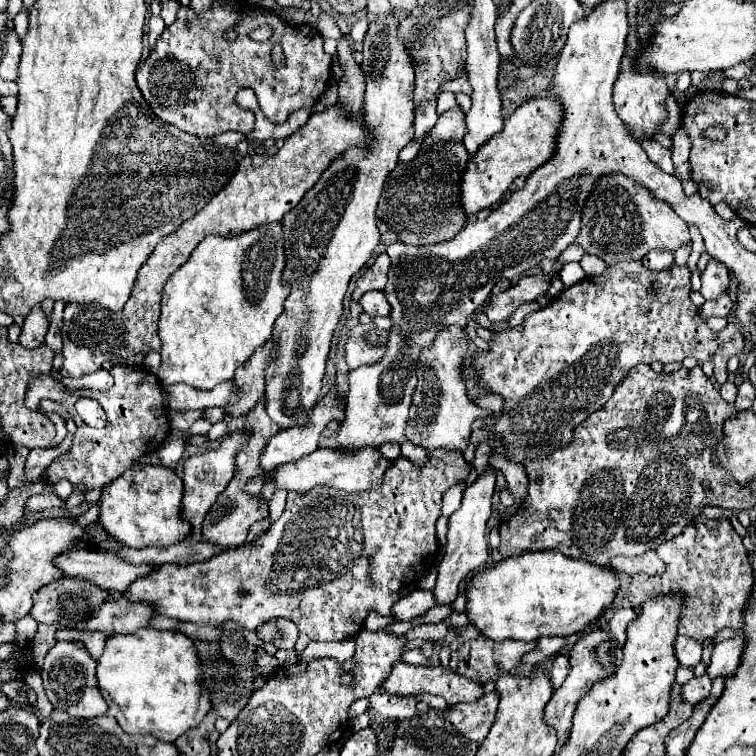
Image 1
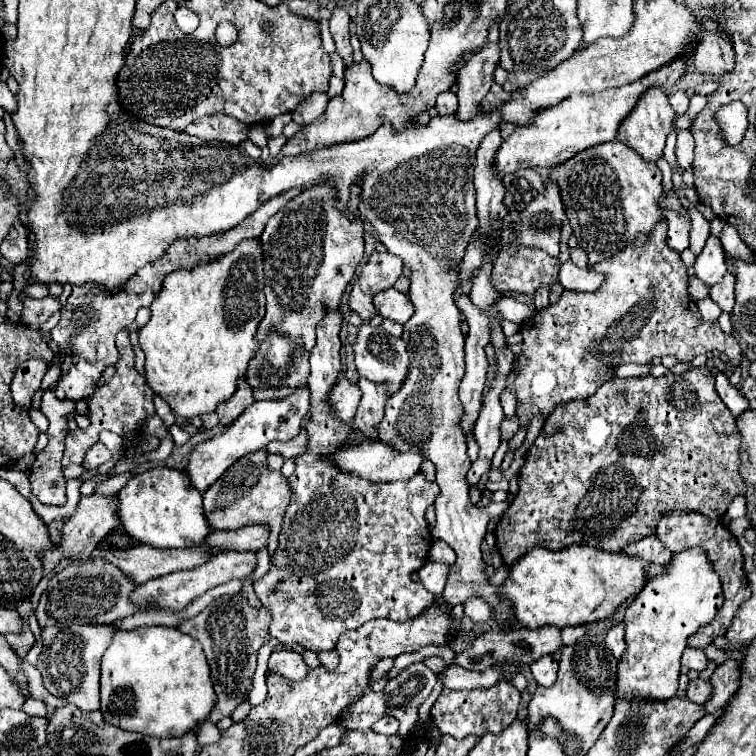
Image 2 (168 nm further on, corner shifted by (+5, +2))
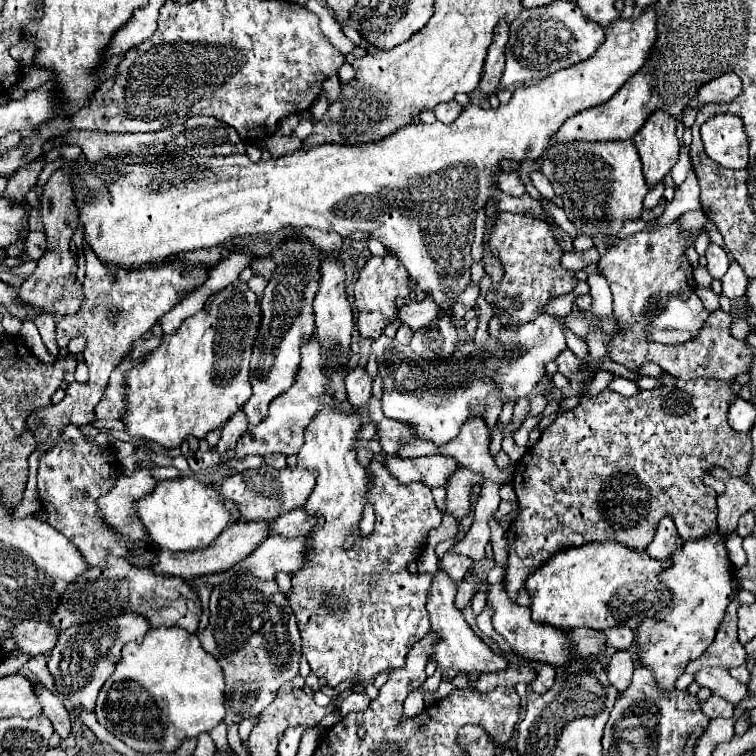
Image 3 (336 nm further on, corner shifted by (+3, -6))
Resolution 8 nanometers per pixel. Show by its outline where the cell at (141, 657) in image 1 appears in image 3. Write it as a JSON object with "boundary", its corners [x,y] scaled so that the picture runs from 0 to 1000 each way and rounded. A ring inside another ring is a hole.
{"boundary":[[[208,829],[194,835],[187,851],[168,851],[160,864],[163,864],[160,874],[155,877],[149,893],[131,914],[126,946],[128,954],[165,985],[187,996],[205,993],[229,996],[239,988],[245,978],[279,967],[295,954],[298,948],[295,885],[290,882],[287,872],[266,856],[266,848],[258,837],[242,835],[237,829]]]}

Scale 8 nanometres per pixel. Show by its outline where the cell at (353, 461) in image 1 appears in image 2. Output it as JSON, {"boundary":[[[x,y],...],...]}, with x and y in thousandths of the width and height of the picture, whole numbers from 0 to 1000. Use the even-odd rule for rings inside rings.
{"boundary":[[[480,583],[472,589],[456,589],[451,594],[446,594],[440,602],[433,604],[440,615],[446,615],[446,620],[462,626],[462,628],[472,628],[475,634],[491,636],[491,639],[512,639],[512,636],[538,636],[544,634],[549,626],[554,626],[554,615],[562,607],[554,599],[530,599],[509,586],[501,583]]]}

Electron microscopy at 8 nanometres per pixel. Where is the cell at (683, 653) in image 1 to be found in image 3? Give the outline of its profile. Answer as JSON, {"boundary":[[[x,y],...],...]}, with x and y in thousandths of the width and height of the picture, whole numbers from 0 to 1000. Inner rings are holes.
{"boundary":[[[930,882],[922,893],[919,901],[927,909],[940,911],[940,917],[962,925],[970,933],[978,933],[988,922],[988,906],[978,903],[964,893],[964,888],[956,888],[954,882]]]}

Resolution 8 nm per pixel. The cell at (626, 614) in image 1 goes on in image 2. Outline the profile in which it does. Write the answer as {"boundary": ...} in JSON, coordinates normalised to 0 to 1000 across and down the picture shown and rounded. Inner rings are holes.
{"boundary":[[[811,824],[808,832],[806,832],[806,837],[803,837],[803,843],[800,843],[803,856],[811,861],[811,866],[813,866],[816,872],[821,872],[821,866],[824,866],[824,861],[827,861],[824,835],[827,835],[827,832],[824,832],[824,824]]]}

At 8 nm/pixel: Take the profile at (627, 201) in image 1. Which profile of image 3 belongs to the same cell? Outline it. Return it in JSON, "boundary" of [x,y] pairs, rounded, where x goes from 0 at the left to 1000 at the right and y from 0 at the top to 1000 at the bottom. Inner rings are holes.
{"boundary":[[[835,184],[819,189],[737,189],[716,208],[716,229],[729,239],[734,258],[745,263],[750,287],[769,311],[782,311],[792,335],[800,335],[827,292],[848,284],[858,247],[848,229],[848,210]]]}

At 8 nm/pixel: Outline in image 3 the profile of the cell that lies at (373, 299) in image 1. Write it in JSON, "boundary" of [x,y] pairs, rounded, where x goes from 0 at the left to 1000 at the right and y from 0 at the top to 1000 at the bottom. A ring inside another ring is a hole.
{"boundary":[[[567,393],[554,398],[554,401],[541,401],[541,403],[528,409],[530,427],[544,433],[546,438],[565,433],[567,427],[573,427],[581,419],[586,419],[586,409],[575,398],[570,398]]]}

